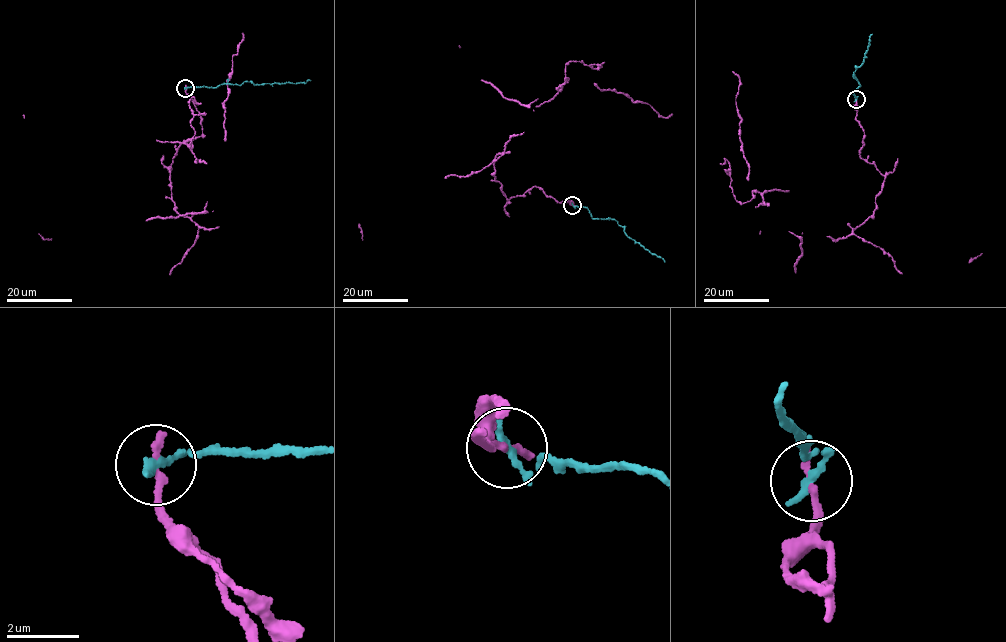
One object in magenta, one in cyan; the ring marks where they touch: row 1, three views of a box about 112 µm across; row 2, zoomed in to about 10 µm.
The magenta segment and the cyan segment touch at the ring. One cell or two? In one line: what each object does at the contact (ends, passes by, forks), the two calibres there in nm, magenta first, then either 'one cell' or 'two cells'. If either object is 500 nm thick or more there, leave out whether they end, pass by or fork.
magenta ends | cyan ends | 240/240 nm | two cells

